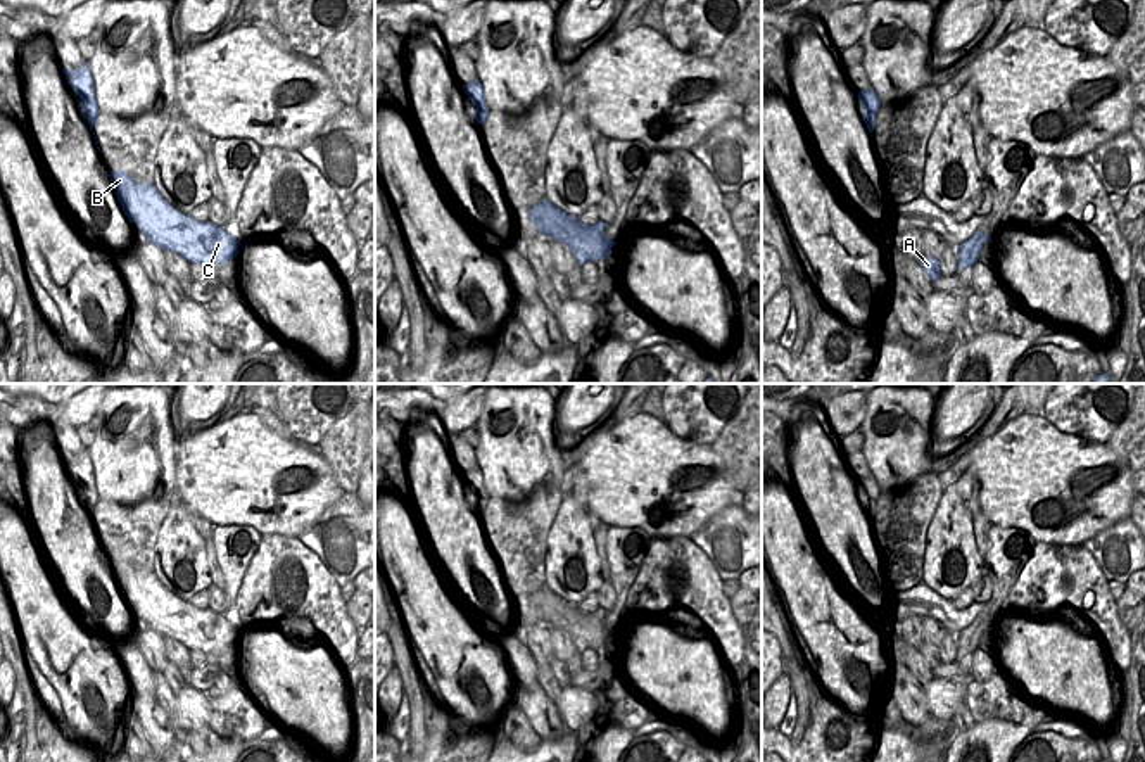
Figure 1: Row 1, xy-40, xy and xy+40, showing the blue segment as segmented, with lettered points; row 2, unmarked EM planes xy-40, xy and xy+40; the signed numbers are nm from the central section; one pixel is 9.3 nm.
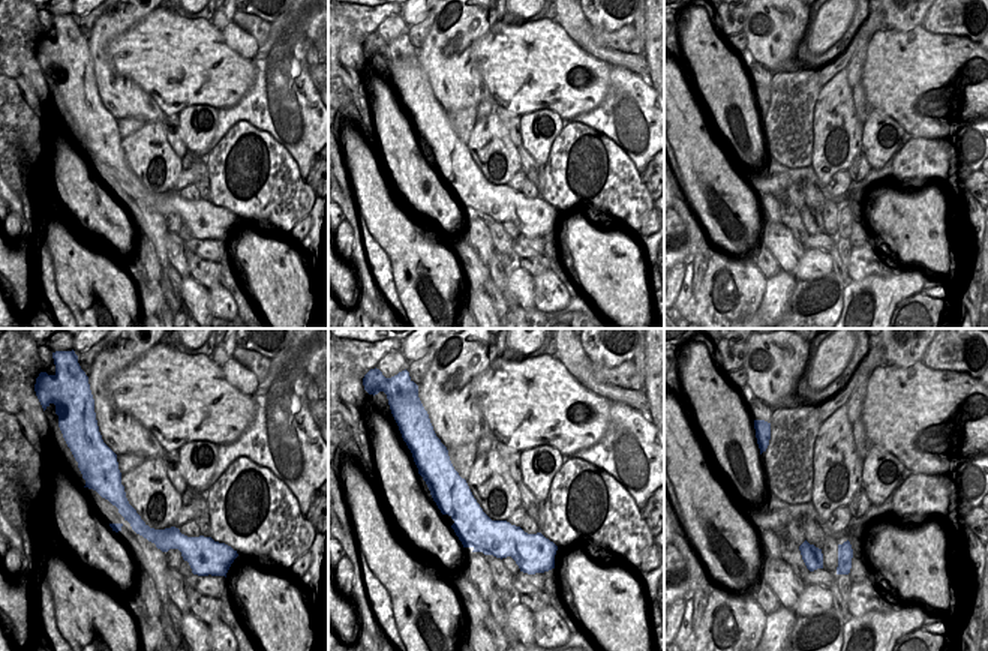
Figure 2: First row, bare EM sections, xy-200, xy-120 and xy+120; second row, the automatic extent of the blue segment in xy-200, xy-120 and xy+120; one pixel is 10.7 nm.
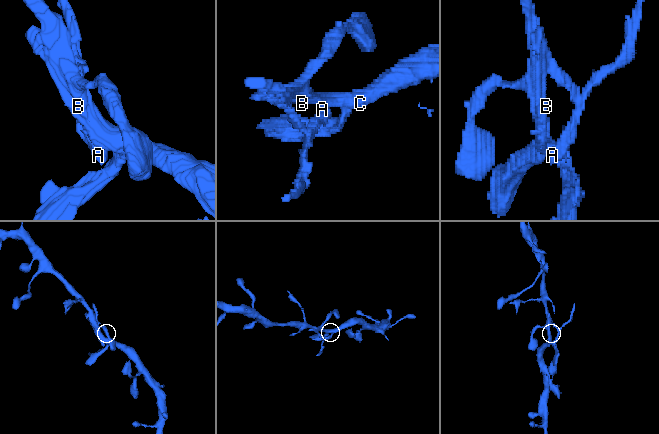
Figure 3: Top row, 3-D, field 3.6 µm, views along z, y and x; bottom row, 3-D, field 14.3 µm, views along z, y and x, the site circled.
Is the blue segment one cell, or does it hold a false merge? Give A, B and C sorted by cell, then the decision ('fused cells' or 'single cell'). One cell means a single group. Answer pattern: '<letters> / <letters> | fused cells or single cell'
A / B C | fused cells

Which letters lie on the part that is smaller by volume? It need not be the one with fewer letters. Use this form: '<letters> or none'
A.

